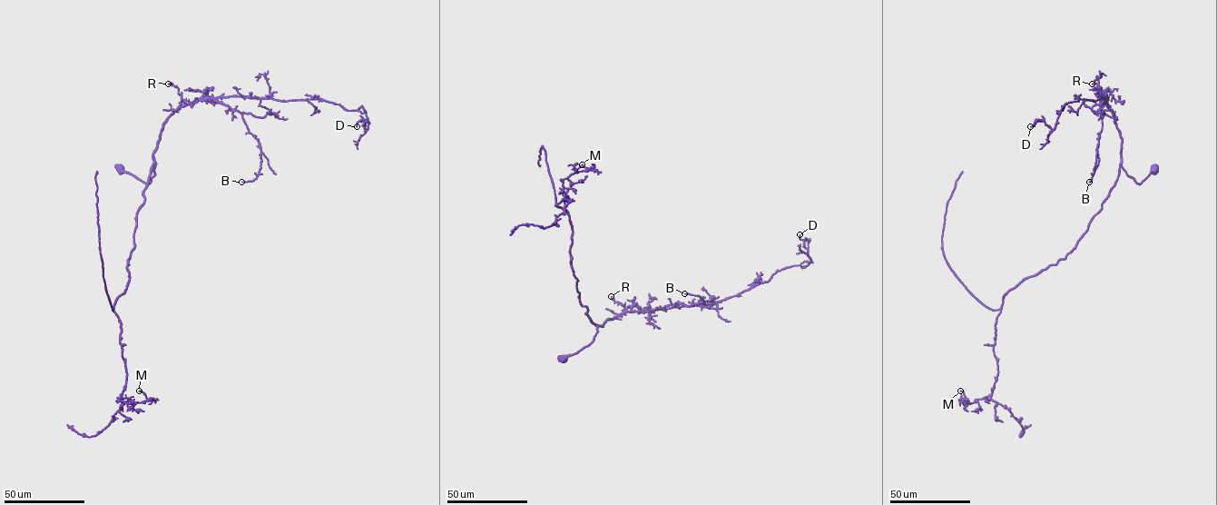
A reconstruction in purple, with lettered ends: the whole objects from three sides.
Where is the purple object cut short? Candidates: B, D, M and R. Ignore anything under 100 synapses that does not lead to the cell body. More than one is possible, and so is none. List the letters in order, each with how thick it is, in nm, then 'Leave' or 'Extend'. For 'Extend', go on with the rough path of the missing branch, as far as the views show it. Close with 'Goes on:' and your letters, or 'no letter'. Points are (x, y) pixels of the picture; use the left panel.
B: Thickness 180 nm. Leave
D: Thickness 190 nm. Leave
M: Thickness 170 nm. Leave
R: Thickness 180 nm. Leave
Goes on: no letter

